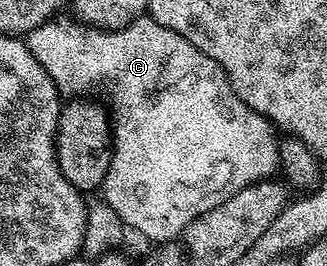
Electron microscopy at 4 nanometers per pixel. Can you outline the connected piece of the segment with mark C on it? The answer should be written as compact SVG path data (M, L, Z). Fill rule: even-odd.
M152 16L139 17L134 19L134 23L113 30L96 29L93 25L81 25L75 19L60 20L47 21L30 34L32 54L34 59L38 59L38 63L42 63L42 67L46 67L50 79L54 79L56 90L60 93L61 98L76 99L81 95L100 95L96 93L102 92L103 89L109 89L112 92L112 105L110 104L112 158L110 167L104 176L102 201L109 204L118 213L118 218L131 232L133 229L134 232L156 241L152 243L173 241L195 217L199 217L207 209L212 209L212 201L216 201L216 189L224 189L224 193L228 193L228 189L232 189L232 185L236 185L236 181L232 181L232 177L236 177L236 149L272 149L272 142L278 139L277 130L272 122L267 121L262 115L258 115L246 103L242 103L242 99L238 99L222 66L214 63L214 59L210 59L210 55L202 55L202 51L198 51L198 47L194 47L194 43L190 43L185 37L178 35L178 31L170 31L170 27L162 27L162 23L158 23Z

